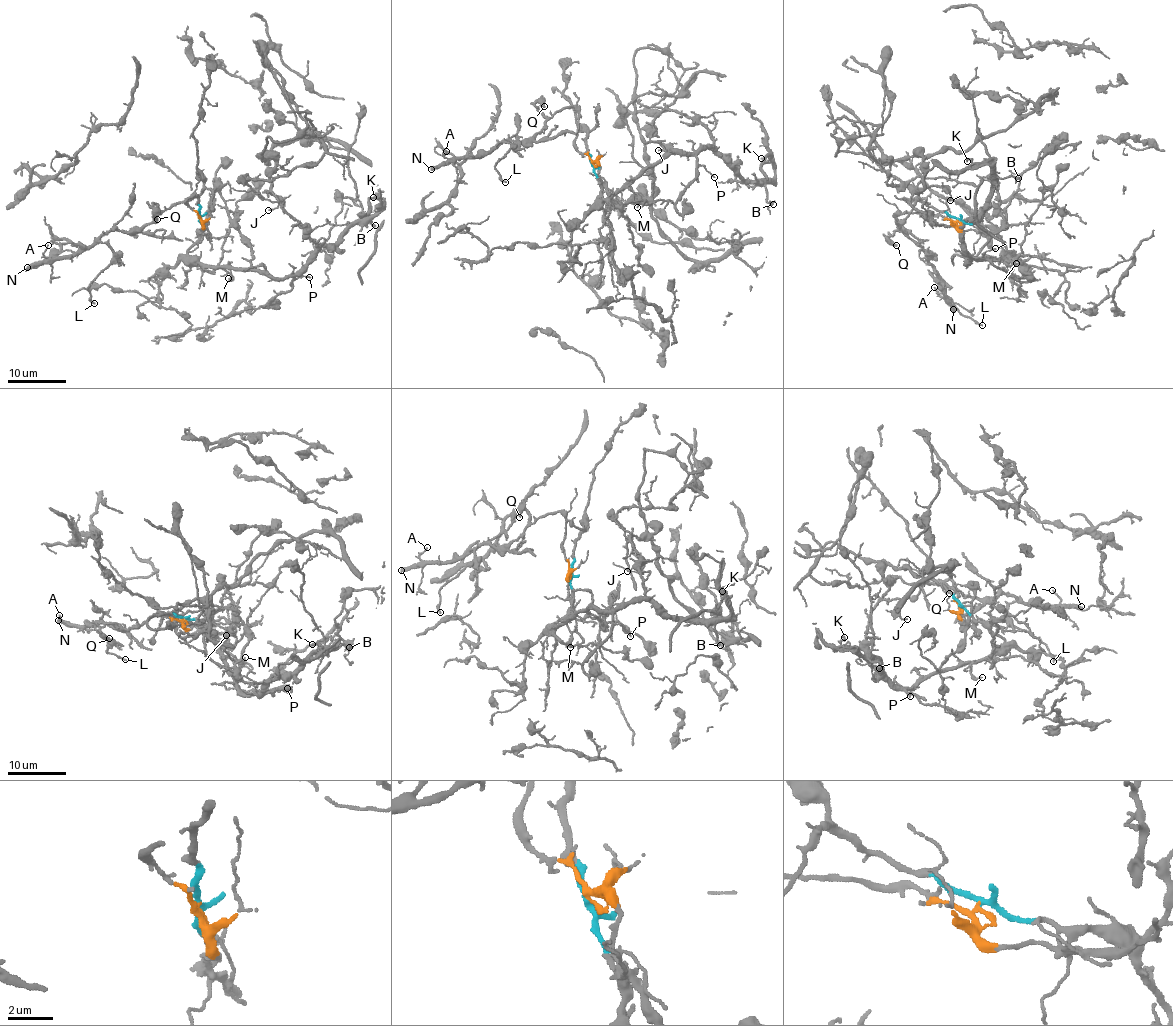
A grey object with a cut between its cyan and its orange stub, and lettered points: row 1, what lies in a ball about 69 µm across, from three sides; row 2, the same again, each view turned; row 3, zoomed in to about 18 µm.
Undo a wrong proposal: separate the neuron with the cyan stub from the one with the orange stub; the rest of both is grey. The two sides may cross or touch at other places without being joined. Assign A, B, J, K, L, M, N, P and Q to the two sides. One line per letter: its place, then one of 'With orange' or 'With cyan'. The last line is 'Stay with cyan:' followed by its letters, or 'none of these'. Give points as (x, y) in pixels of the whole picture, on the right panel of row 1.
A: Place: (934, 287). With orange
B: Place: (1018, 178). With cyan
J: Place: (950, 200). With cyan
K: Place: (967, 161). With cyan
L: Place: (982, 325). With orange
M: Place: (1016, 263). With cyan
N: Place: (953, 309). With orange
P: Place: (995, 248). With cyan
Q: Place: (896, 245). With orange
Stay with cyan: B, J, K, M, P

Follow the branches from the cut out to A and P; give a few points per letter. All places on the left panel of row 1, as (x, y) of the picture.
A: (199, 216), (187, 204), (194, 195), (147, 225), (107, 230), (81, 252), (47, 258), (48, 244)
P: (199, 216), (201, 238), (187, 252), (190, 256), (216, 266), (254, 268), (268, 276), (296, 279), (310, 276)

